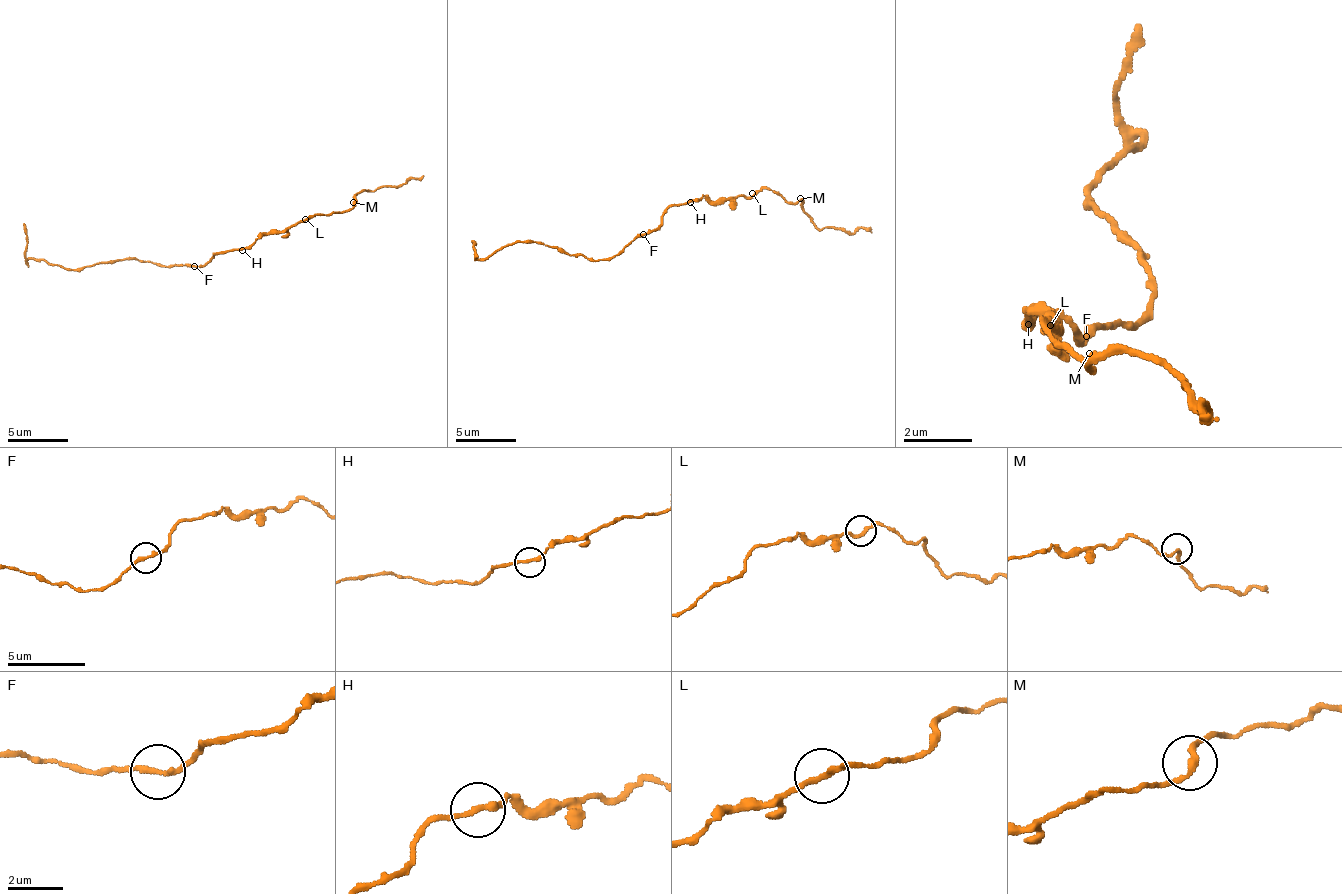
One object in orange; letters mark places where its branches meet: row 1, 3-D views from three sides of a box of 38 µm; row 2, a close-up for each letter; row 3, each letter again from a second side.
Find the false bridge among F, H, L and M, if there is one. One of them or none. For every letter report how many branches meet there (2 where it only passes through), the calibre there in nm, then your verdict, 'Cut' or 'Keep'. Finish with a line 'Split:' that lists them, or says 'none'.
F: Branches: 2. Thickness 190 nm. Cut
H: Branches: 2. Thickness 200 nm. Keep
L: Branches: 2. Thickness 180 nm. Keep
M: Branches: 2. Thickness 200 nm. Keep
Split: F

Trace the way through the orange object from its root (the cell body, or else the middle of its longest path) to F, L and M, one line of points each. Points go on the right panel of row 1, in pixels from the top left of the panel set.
F: (1060, 321), (1076, 329), (1076, 337), (1076, 333), (1084, 337), (1084, 333)
L: (1060, 321), (1027, 317), (1028, 324), (1029, 316), (1047, 315), (1048, 338), (1049, 326), (1059, 329), (1050, 325)
M: (1060, 321), (1027, 317), (1047, 315), (1048, 338), (1049, 326), (1059, 336), (1043, 332), (1088, 369), (1089, 353)

